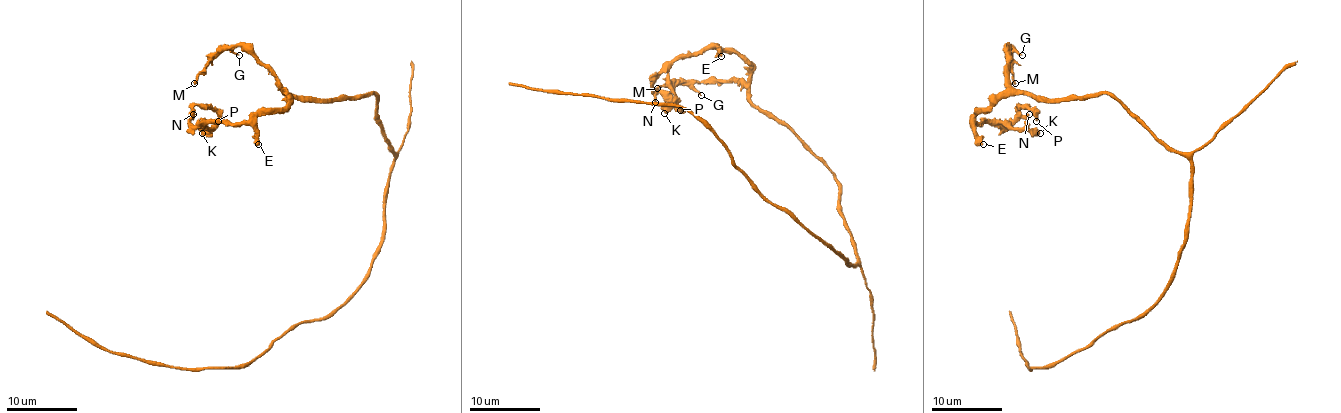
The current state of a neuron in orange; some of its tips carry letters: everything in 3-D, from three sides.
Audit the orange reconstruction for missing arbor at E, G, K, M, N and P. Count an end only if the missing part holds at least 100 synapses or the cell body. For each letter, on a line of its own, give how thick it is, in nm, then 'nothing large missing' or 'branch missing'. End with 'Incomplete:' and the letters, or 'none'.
E: 500 nm thick; nothing large missing
G: 170 nm thick; nothing large missing
K: 480 nm thick; nothing large missing
M: 240 nm thick; nothing large missing
N: 300 nm thick; nothing large missing
P: 180 nm thick; nothing large missing
Incomplete: none

